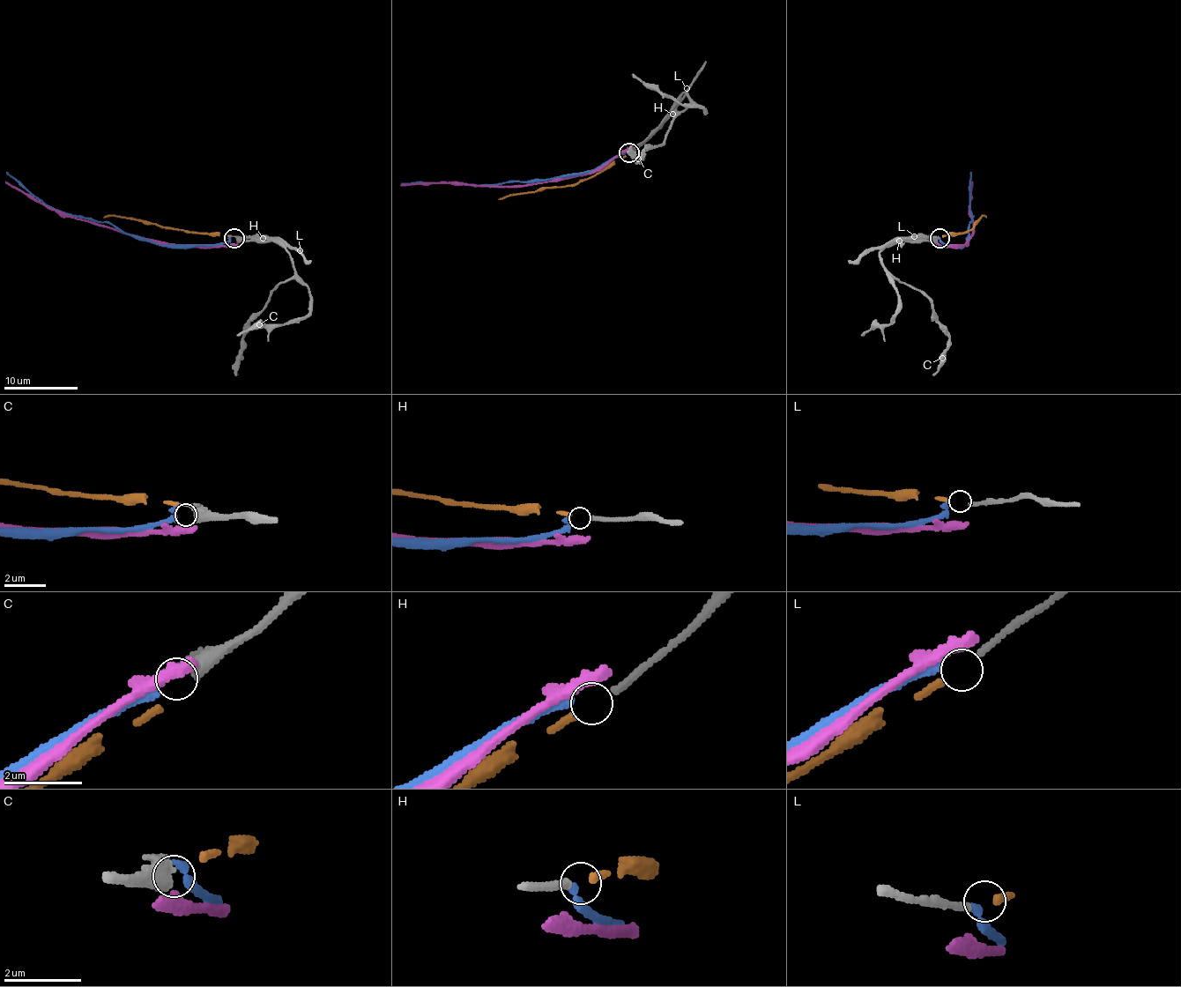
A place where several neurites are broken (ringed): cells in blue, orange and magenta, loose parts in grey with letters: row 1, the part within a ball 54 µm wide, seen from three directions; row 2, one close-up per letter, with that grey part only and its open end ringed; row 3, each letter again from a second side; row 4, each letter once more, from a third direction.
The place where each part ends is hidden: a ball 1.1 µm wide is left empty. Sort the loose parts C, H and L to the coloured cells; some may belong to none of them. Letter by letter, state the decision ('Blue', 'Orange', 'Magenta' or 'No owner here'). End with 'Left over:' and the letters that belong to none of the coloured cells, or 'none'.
C: Blue
H: Orange
L: No owner here
Left over: L

